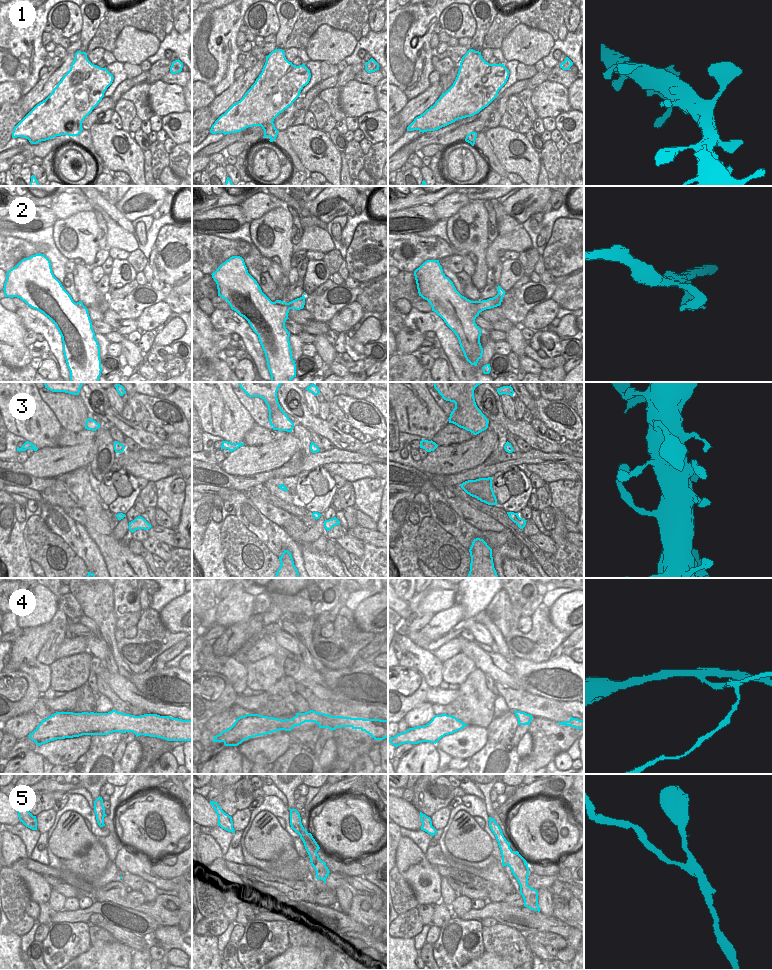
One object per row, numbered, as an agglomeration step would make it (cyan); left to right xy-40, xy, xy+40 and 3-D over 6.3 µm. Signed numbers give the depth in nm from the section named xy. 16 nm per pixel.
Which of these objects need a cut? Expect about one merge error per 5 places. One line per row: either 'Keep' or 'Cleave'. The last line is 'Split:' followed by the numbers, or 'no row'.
1: Keep
2: Keep
3: Keep
4: Cleave
5: Cleave
Split: 4, 5

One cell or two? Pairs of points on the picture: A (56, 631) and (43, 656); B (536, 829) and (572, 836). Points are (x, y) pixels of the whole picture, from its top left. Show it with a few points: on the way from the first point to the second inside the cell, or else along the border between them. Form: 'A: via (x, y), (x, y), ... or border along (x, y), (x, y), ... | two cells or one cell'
A: via (56, 637), (49, 650) | one cell
B: via (542, 839), (548, 845), (562, 845) | one cell

